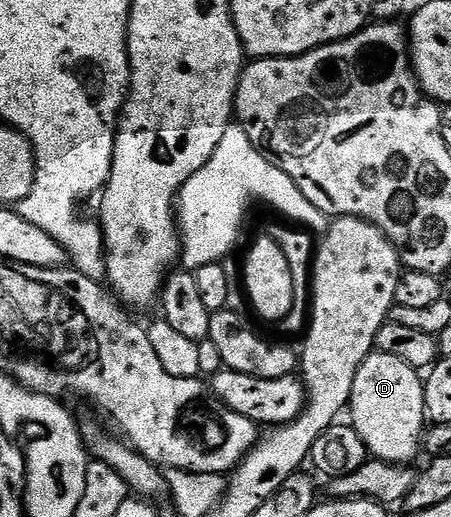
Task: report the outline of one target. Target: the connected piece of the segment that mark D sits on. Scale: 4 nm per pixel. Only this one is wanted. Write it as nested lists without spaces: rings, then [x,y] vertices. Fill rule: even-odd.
[[[373,352],[360,365],[354,380],[350,403],[351,421],[366,440],[368,453],[381,462],[415,463],[420,441],[425,441],[428,405],[424,395],[425,379],[421,371],[393,354]]]

